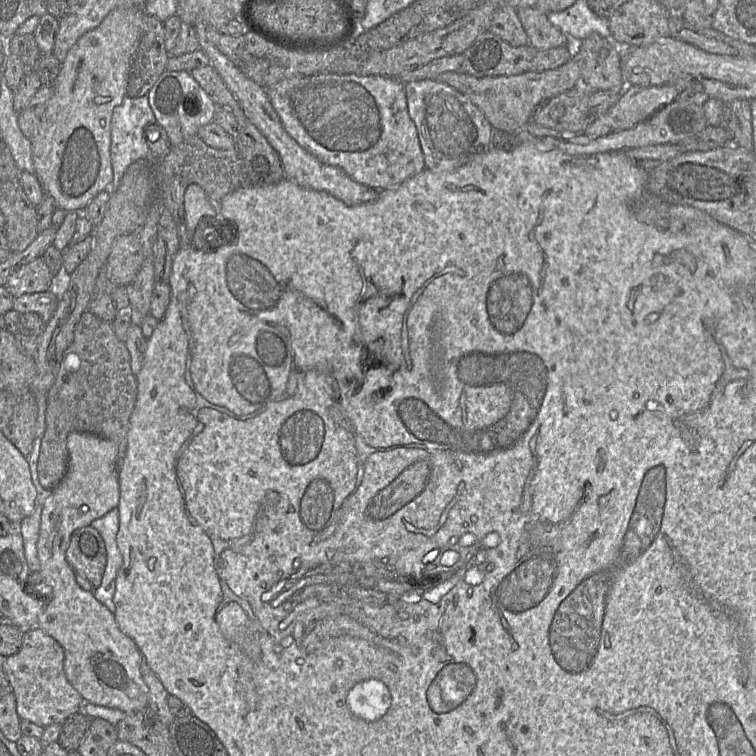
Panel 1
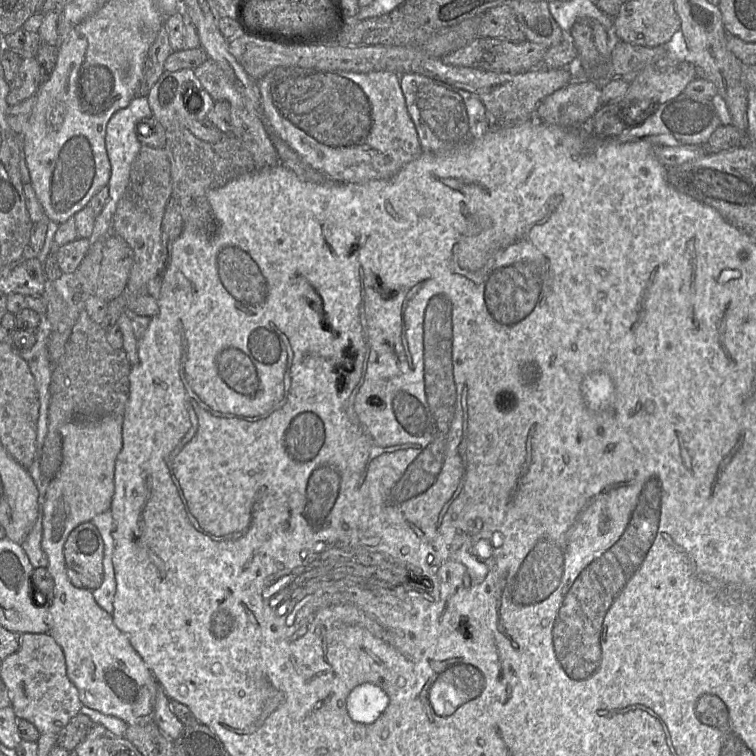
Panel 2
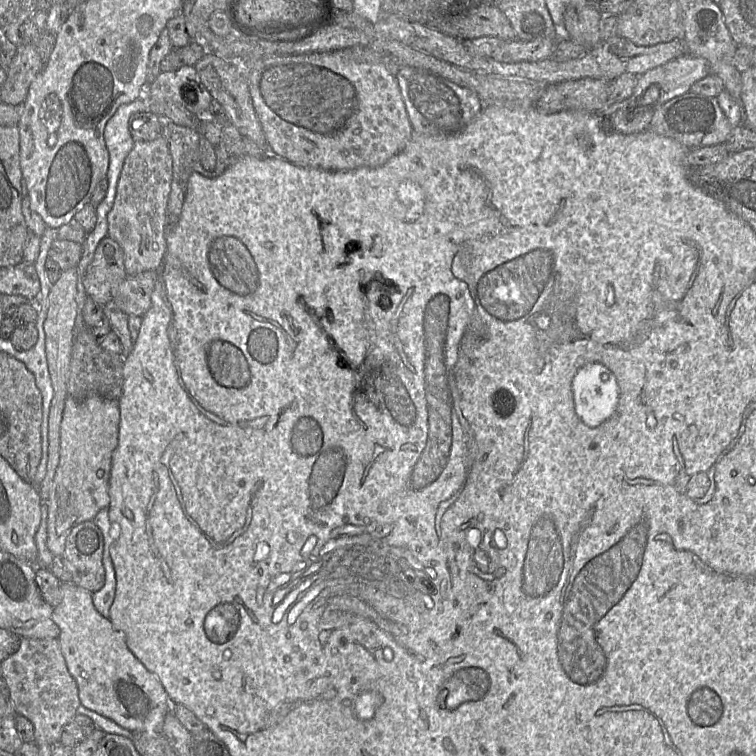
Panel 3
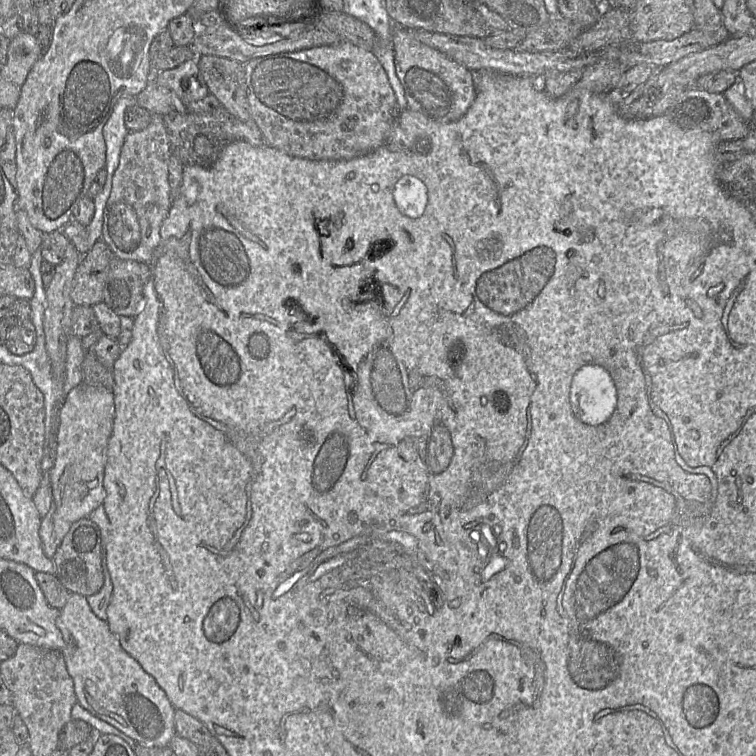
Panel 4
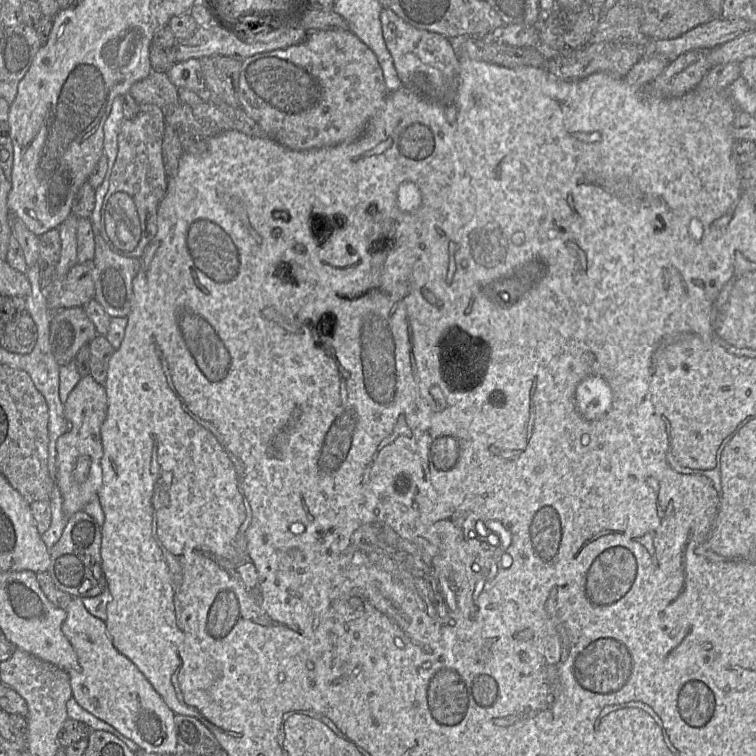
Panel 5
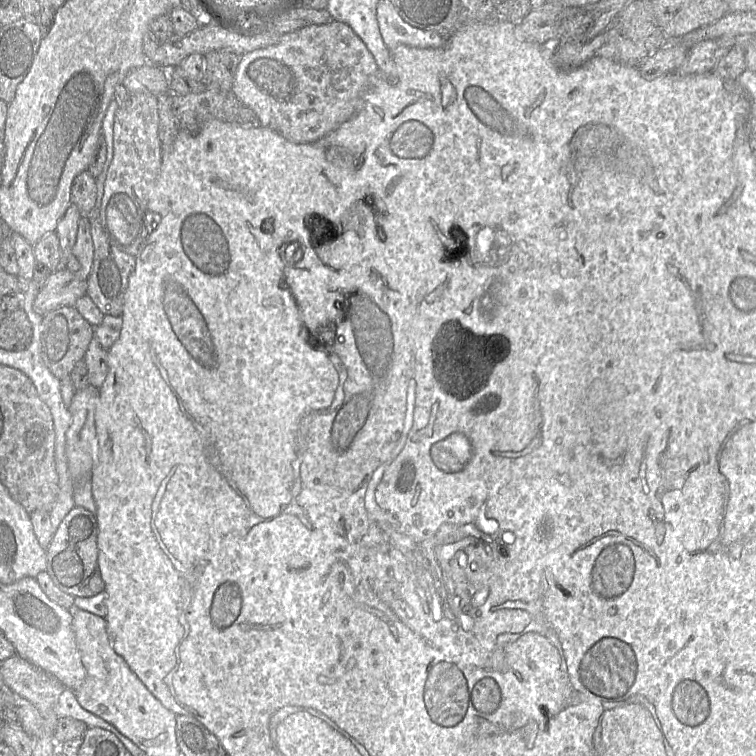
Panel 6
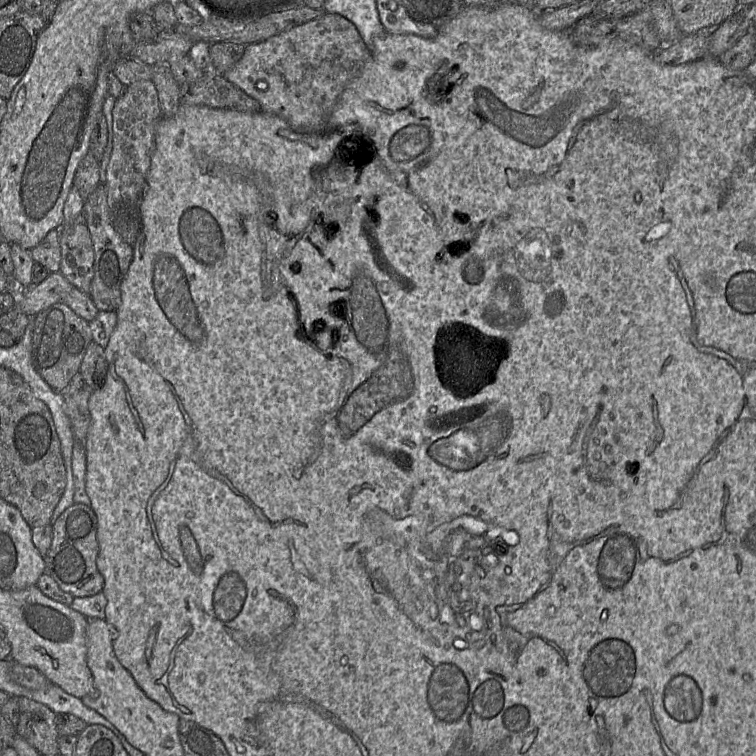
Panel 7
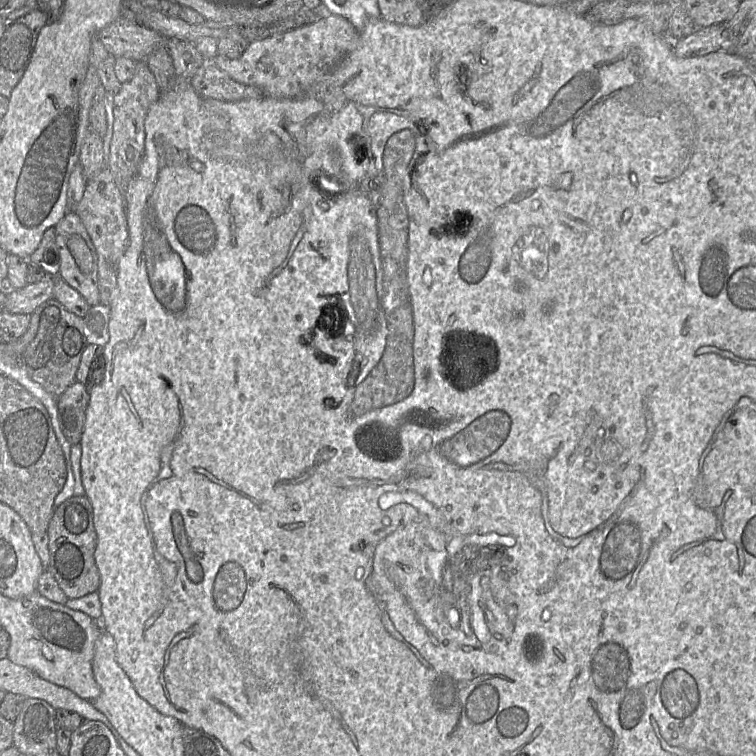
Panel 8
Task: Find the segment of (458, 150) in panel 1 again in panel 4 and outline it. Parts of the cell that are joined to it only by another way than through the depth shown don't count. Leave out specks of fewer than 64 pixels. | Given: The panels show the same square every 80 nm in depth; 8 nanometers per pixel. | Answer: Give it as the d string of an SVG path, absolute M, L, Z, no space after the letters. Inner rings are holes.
M394 25L391 36L396 74L406 96L406 109L439 122L454 122L475 99L472 72L440 51L419 42L408 28Z

